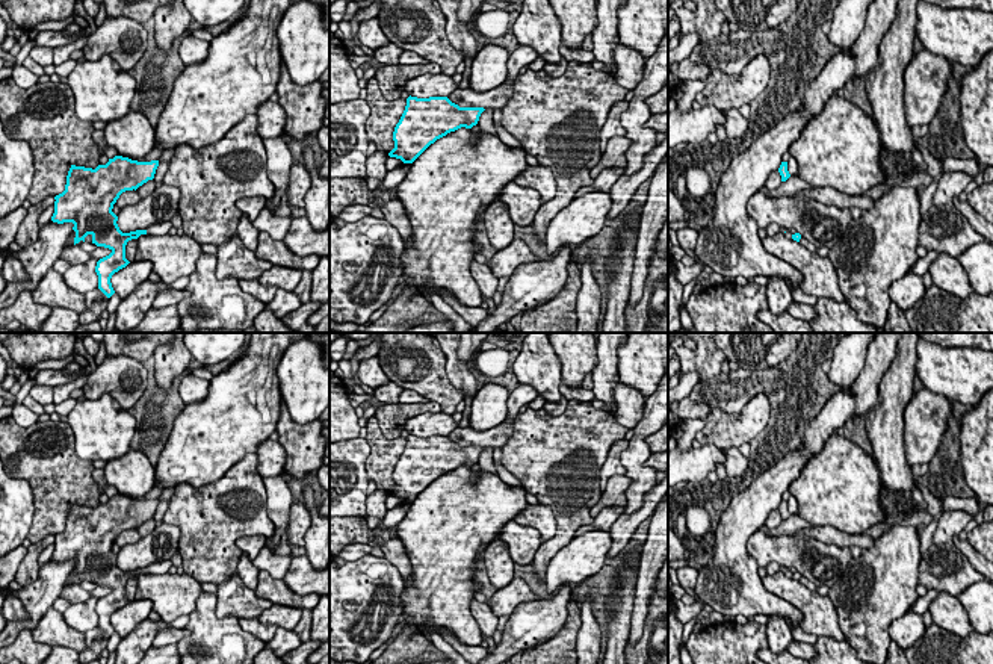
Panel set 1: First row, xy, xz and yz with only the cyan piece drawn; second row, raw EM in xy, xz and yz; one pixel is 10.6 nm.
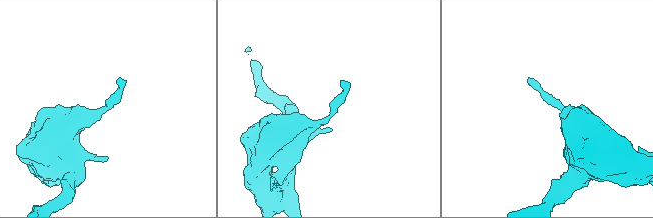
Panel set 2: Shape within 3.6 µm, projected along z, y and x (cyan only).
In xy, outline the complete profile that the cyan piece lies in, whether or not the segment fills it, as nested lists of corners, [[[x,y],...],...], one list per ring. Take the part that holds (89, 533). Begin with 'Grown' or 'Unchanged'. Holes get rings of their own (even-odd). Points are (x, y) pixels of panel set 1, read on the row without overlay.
Unchanged. [[[115,495],[106,504],[95,508],[71,504],[65,529],[54,535],[53,561],[73,561],[76,570],[74,584],[85,581],[88,573],[92,582],[109,587],[112,591],[97,600],[98,628],[110,637],[115,629],[110,617],[125,607],[125,584],[147,569],[122,572],[116,563],[118,555],[112,551],[113,543],[125,529],[136,529],[154,517],[159,499],[138,501]]]

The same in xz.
Unchanged. [[[408,436],[405,449],[394,466],[394,487],[390,496],[413,502],[437,478],[461,466],[478,463],[484,446],[459,446],[447,436]]]

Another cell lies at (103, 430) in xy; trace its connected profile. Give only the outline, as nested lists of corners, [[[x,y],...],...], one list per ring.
[[[110,395],[77,401],[67,422],[74,433],[76,454],[82,460],[109,461],[131,449],[136,419]]]

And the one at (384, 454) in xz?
[[[375,416],[367,420],[366,430],[366,440],[370,446],[370,455],[366,460],[367,478],[376,484],[376,489],[388,493],[394,487],[393,470],[405,449],[407,439],[388,440]]]

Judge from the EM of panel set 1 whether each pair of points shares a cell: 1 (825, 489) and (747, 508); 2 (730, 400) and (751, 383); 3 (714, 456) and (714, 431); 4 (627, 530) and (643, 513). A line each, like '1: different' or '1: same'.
1: different
2: same
3: different
4: same

